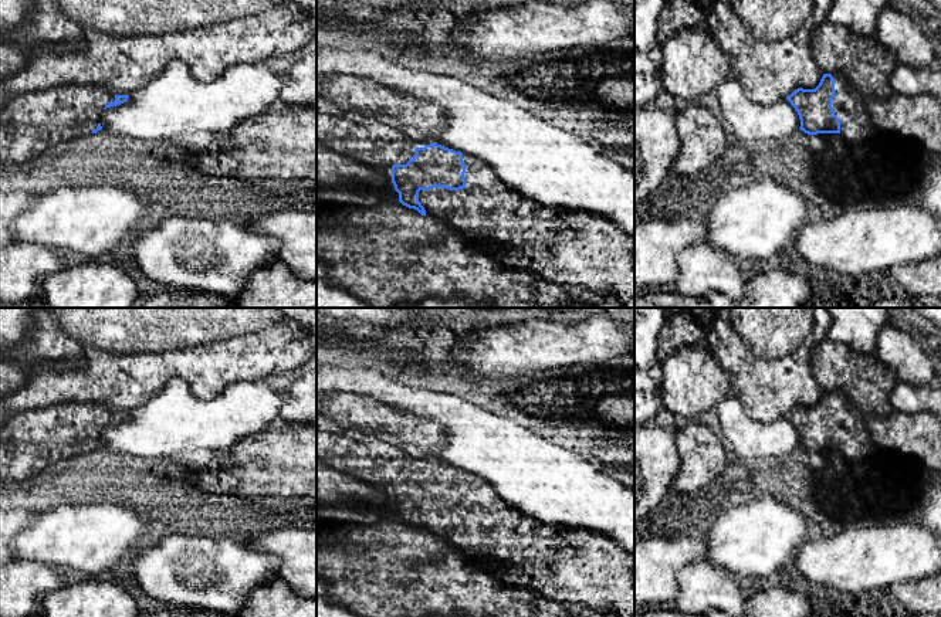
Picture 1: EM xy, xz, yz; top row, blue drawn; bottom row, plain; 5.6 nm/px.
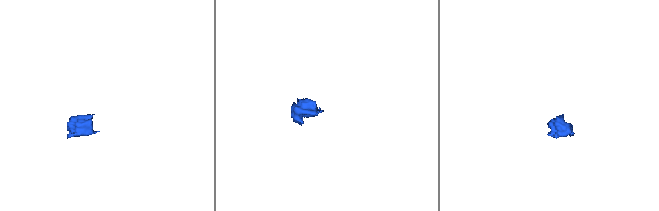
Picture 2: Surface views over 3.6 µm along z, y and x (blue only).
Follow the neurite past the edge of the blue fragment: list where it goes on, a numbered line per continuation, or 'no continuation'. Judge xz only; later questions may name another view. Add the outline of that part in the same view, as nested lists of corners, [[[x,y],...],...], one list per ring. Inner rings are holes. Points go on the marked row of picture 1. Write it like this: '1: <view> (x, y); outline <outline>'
1: xz (347, 131); outline [[[317,96],[317,140],[334,152],[375,169],[392,182],[392,166],[406,165],[416,148],[431,142],[382,123],[359,109]]]
2: xz (562, 248); outline [[[463,153],[463,162],[466,166],[464,189],[433,187],[419,191],[419,201],[424,207],[426,216],[436,217],[447,230],[468,241],[488,243],[488,255],[507,268],[527,271],[532,277],[556,287],[579,285],[600,295],[616,298],[622,308],[634,308],[634,237],[602,217],[571,214],[563,209],[546,209],[508,187],[492,169],[467,153]]]

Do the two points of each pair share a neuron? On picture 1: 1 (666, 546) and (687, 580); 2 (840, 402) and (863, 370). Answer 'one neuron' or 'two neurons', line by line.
1: two neurons
2: two neurons

